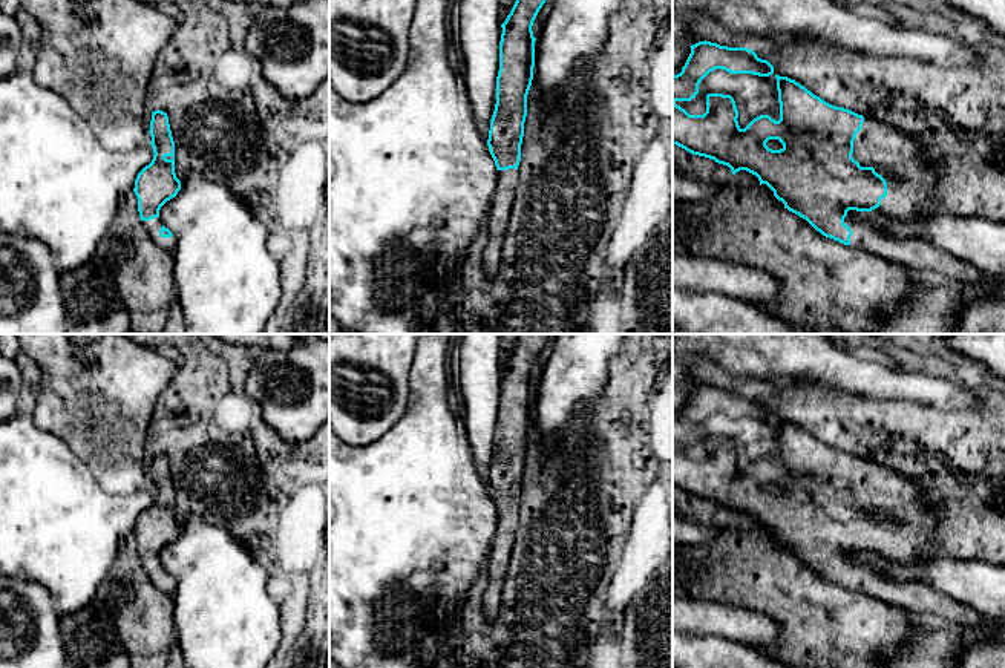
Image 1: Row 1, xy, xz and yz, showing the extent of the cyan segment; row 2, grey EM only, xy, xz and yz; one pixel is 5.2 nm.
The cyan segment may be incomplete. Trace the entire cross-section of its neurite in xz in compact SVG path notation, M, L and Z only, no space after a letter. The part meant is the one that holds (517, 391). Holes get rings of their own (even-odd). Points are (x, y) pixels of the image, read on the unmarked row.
M518 334L516 345L501 368L496 447L490 463L489 495L498 513L496 533L487 558L489 579L483 610L476 614L495 621L501 605L502 584L509 570L518 509L527 460L527 438L533 423L533 365L547 343L548 334Z

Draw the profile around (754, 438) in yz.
M723 412L709 415L699 427L699 435L731 438L738 454L738 469L745 472L754 461L769 458L780 463L780 446L775 417L729 417Z

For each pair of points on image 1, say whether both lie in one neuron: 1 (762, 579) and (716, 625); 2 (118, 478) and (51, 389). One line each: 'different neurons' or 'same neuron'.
1: different neurons
2: same neuron

